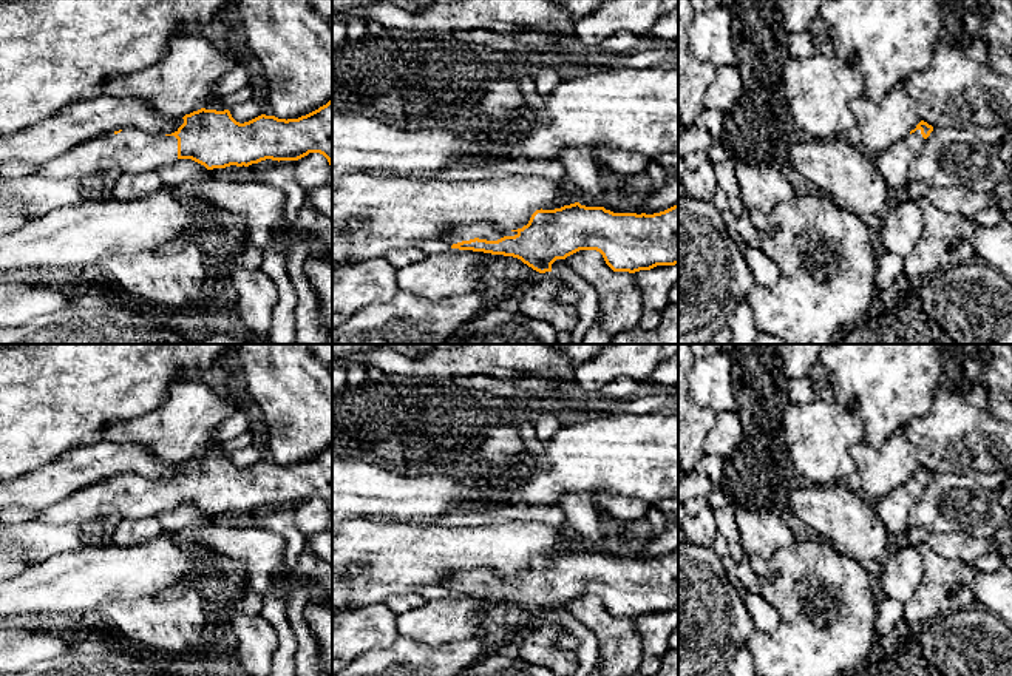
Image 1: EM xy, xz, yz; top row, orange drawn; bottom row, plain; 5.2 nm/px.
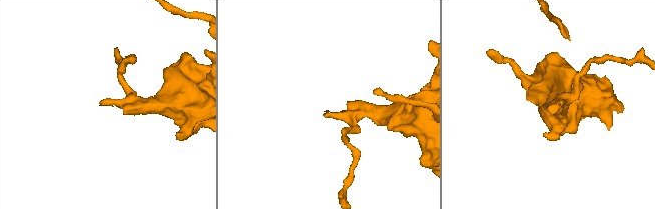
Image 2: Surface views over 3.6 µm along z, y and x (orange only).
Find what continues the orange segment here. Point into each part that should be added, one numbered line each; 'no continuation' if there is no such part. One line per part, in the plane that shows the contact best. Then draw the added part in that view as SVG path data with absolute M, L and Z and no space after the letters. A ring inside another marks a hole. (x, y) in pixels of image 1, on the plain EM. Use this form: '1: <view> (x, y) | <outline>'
1: xz (482, 576) | M476 568L476 570L468 571L468 573L459 573L459 574L450 576L445 582L445 586L453 591L453 590L457 590L462 586L470 586L474 583L487 585L487 586L498 586L504 582L514 582L514 580L518 580L518 577L498 576L487 568Z

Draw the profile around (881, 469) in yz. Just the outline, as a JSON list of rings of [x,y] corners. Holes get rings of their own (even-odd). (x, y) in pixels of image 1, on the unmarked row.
[[[904,432],[891,435],[879,448],[873,448],[865,440],[854,443],[850,455],[870,502],[885,497],[922,466],[919,451]]]

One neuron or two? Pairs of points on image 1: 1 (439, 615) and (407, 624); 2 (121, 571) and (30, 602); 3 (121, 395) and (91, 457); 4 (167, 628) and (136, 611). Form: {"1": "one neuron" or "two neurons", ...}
{"1": "one neuron", "2": "one neuron", "3": "two neurons", "4": "one neuron"}

